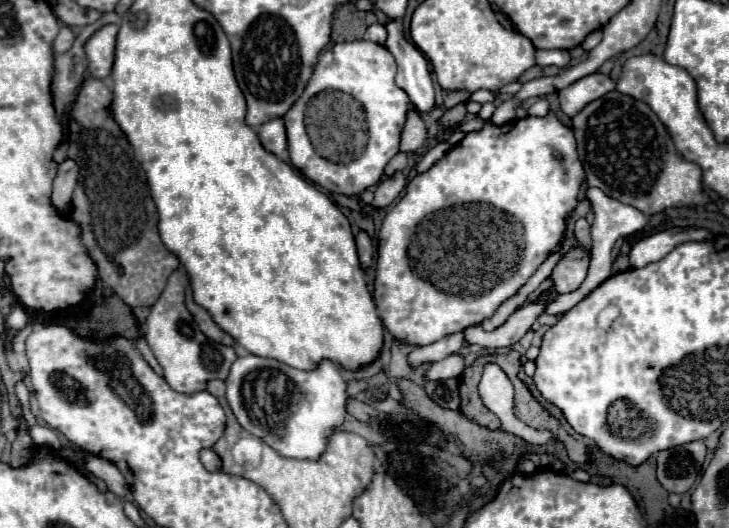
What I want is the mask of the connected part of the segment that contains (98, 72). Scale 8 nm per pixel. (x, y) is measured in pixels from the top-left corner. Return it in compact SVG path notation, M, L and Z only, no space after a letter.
M105 24L99 28L85 44L85 54L89 60L89 74L107 78L111 74L111 66L115 60L115 36L119 32L117 24Z

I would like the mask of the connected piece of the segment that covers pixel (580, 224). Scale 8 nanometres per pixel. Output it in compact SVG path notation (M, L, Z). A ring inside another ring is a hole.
M579 218L575 222L575 236L583 246L591 246L591 236L589 236L589 222L585 218Z

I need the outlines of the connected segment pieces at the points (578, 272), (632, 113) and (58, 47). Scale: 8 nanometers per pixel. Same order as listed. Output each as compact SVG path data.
M583 248L583 254L579 254L579 256L575 256L573 252L567 252L557 262L553 272L549 274L553 288L555 288L555 294L559 296L559 294L567 294L567 292L577 290L587 276L589 262L591 262L589 248Z
M613 90L601 96L599 100L593 100L591 104L587 104L571 122L573 122L575 140L577 140L577 154L585 168L589 186L597 186L603 192L607 192L607 196L619 202L631 204L645 214L657 214L671 206L709 202L709 198L703 194L701 168L693 162L687 162L677 152L669 132L665 130L661 120L655 116L655 112L645 102L637 102L635 98Z
M63 26L63 28L59 30L59 34L57 34L55 42L53 42L53 52L55 52L55 54L67 52L67 50L73 46L73 40L75 40L73 32L71 32L67 26Z

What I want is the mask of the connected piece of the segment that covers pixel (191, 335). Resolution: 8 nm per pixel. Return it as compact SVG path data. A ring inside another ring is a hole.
M175 270L169 276L165 290L161 292L159 300L149 310L149 316L147 316L145 328L143 328L143 336L149 344L149 348L153 350L159 366L163 368L163 376L165 376L167 384L171 384L171 388L175 388L177 392L201 392L201 390L205 390L209 380L227 378L227 372L237 354L231 346L215 344L215 342L207 340L207 336L203 336L203 332L199 332L199 326L195 324L193 316L189 314L189 310L185 306L187 284L189 284L189 278L181 270Z

